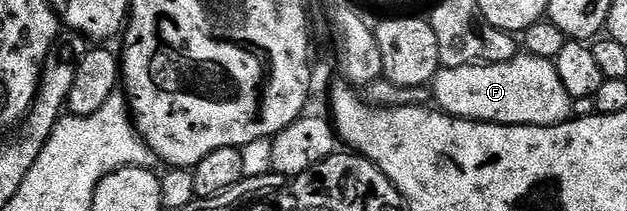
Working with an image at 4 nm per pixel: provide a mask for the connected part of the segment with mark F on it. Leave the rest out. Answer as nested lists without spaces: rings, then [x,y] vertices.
[[[519,55],[495,65],[465,65],[455,69],[438,70],[432,82],[432,90],[437,108],[449,113],[452,117],[463,117],[466,121],[491,121],[497,125],[561,125],[563,121],[571,120],[570,105],[572,98],[560,83],[558,66],[554,61],[543,57]]]

